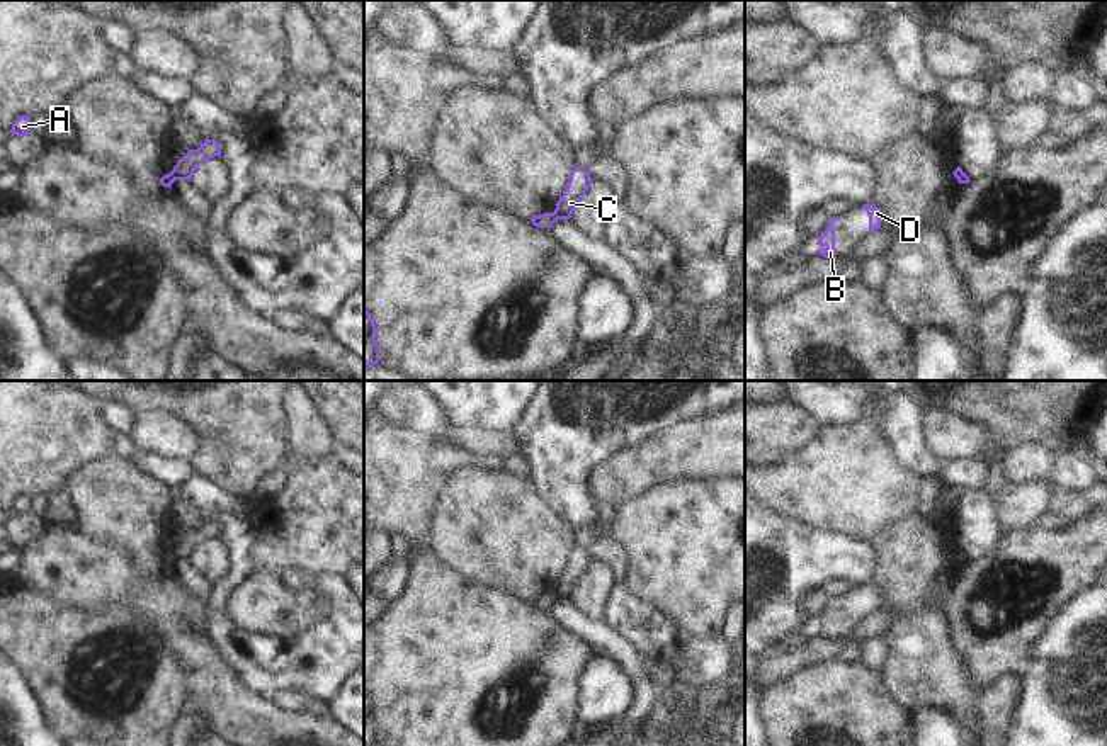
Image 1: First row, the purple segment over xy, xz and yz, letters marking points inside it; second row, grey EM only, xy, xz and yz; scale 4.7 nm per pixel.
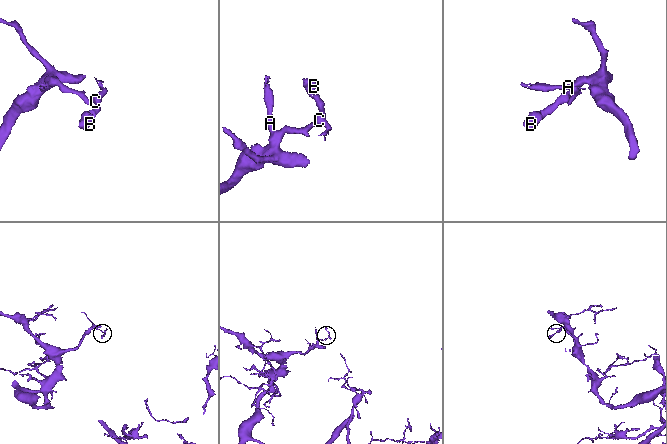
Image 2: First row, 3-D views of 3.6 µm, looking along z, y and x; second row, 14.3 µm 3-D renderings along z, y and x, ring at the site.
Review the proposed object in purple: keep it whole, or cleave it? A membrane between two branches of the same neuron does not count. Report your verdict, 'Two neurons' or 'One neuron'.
Two neurons.

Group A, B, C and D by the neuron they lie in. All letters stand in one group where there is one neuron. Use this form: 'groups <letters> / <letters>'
groups A / B C D

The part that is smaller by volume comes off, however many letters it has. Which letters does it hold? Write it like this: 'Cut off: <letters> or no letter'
Cut off: B, C, D

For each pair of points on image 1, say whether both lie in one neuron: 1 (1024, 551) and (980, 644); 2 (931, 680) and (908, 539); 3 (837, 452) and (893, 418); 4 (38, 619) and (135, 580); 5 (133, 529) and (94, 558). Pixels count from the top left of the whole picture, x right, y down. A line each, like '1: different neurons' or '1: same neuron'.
1: same neuron
2: same neuron
3: different neurons
4: different neurons
5: different neurons

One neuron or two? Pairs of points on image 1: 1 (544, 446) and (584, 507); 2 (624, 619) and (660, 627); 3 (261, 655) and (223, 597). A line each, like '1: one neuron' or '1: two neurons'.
1: one neuron
2: one neuron
3: one neuron

